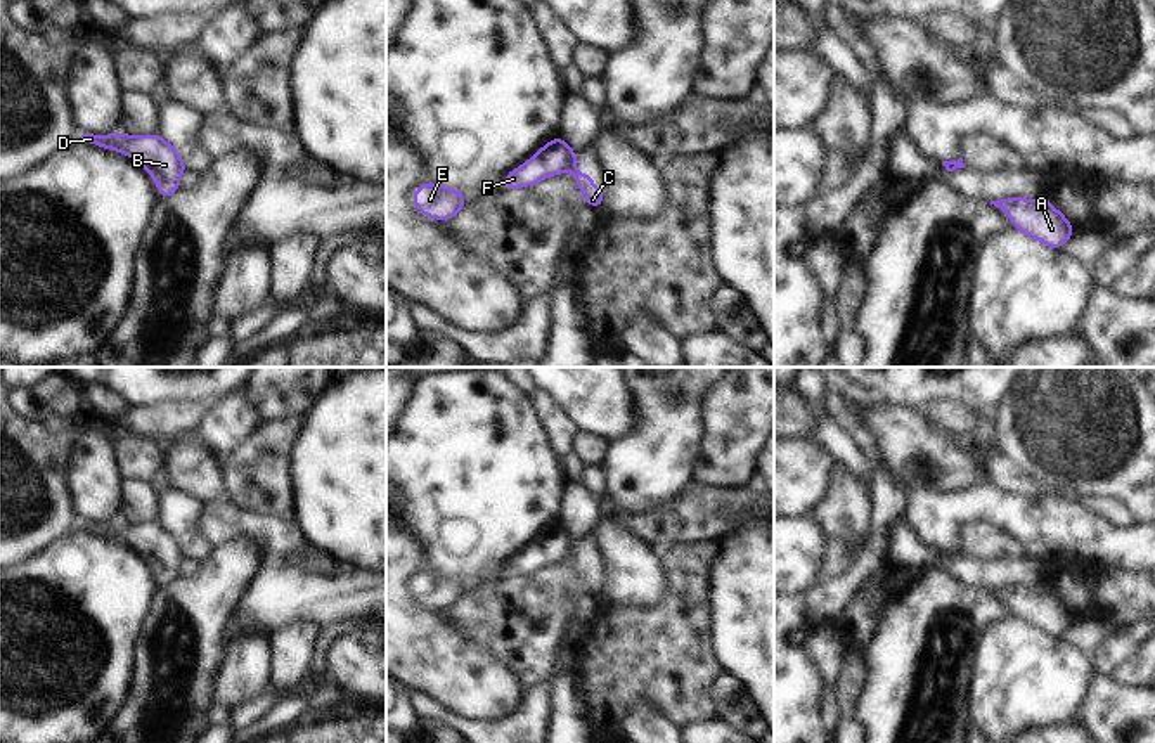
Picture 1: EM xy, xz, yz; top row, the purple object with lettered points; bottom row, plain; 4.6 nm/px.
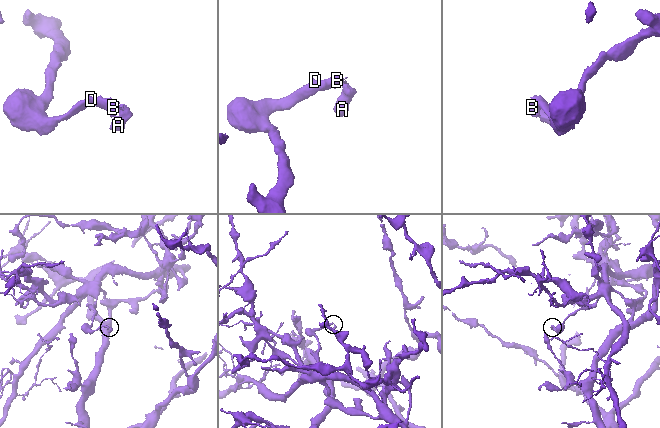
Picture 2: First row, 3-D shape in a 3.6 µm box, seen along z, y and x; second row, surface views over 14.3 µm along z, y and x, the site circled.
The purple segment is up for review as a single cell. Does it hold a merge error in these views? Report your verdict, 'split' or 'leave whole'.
split

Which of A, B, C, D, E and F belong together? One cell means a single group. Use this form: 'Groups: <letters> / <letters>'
Groups: A C / B D E F

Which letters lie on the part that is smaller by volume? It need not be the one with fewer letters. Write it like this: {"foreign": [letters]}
{"foreign": ["A", "C"]}

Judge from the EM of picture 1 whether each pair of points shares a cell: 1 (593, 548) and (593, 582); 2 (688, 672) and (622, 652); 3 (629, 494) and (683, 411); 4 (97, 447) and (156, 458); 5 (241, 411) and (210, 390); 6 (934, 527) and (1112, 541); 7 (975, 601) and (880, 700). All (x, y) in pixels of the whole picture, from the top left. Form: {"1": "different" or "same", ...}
{"1": "same", "2": "same", "3": "same", "4": "different", "5": "different", "6": "same", "7": "same"}

